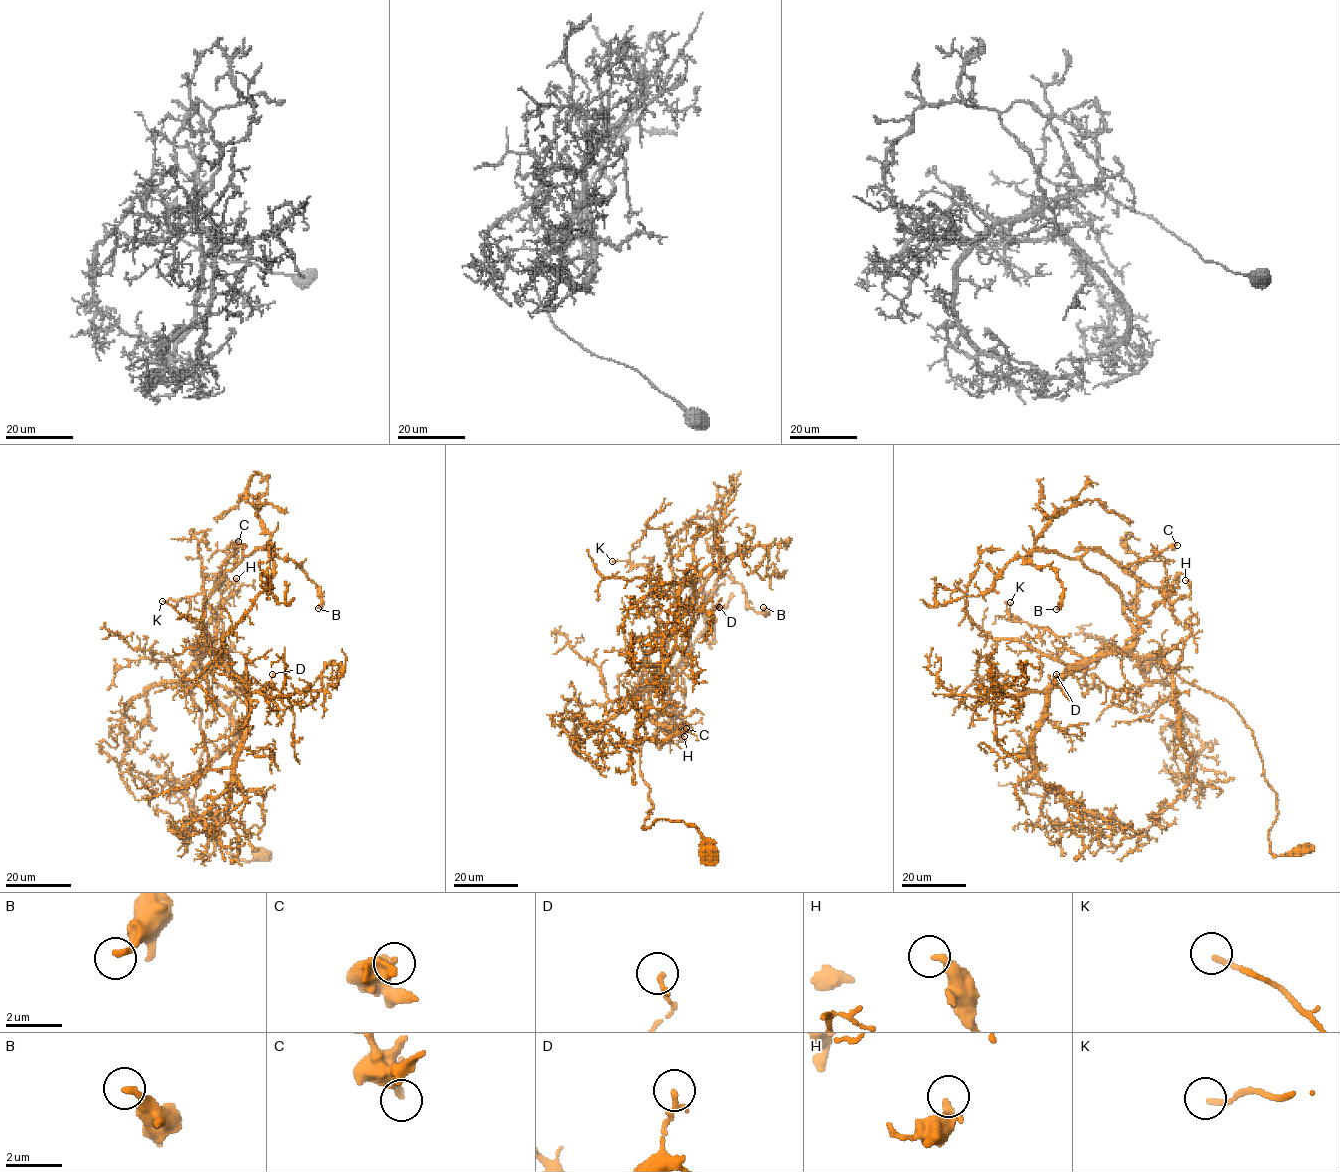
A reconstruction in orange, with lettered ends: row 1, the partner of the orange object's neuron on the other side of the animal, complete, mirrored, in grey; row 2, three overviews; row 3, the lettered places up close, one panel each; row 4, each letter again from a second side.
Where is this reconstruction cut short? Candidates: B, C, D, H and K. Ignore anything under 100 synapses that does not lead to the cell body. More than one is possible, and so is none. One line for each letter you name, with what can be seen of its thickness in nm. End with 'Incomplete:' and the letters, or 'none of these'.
Incomplete: none of these

